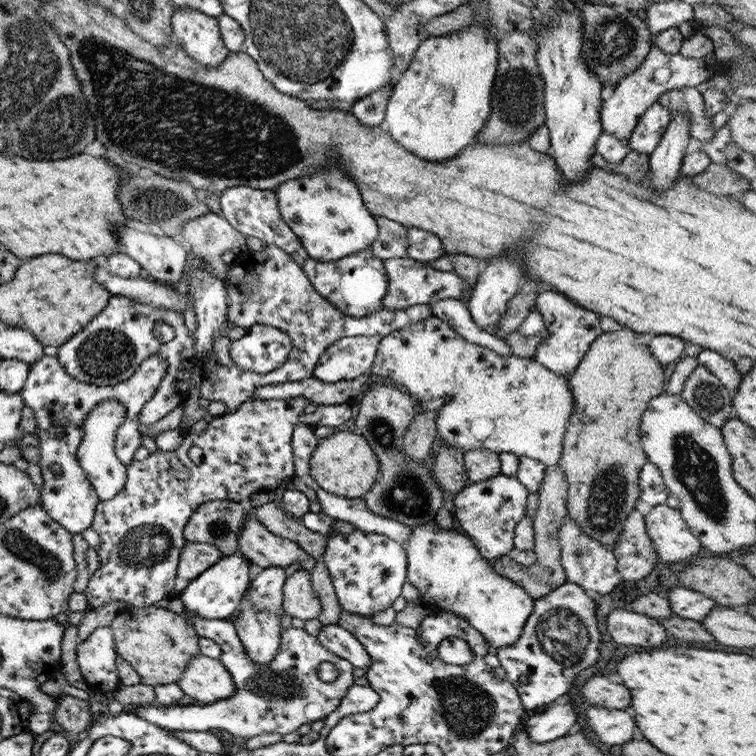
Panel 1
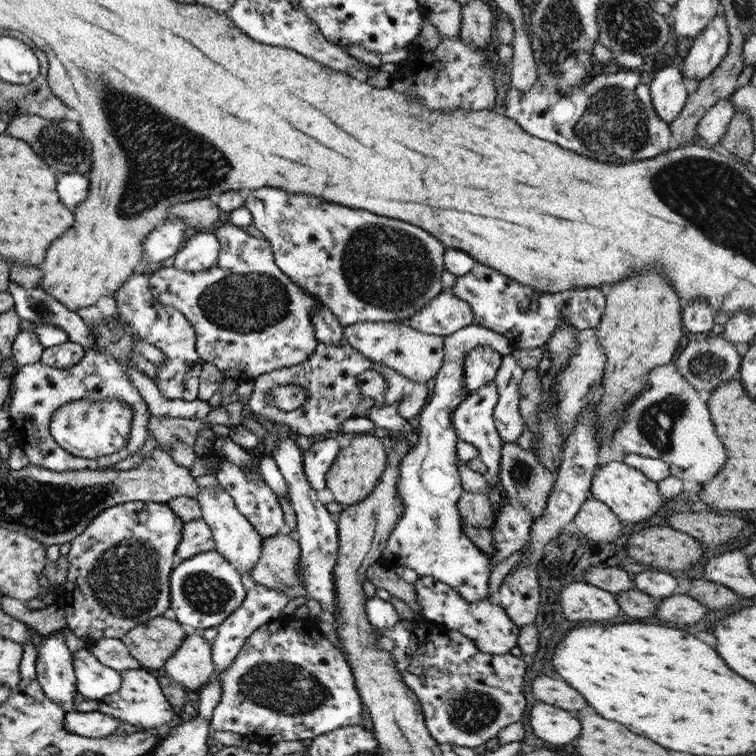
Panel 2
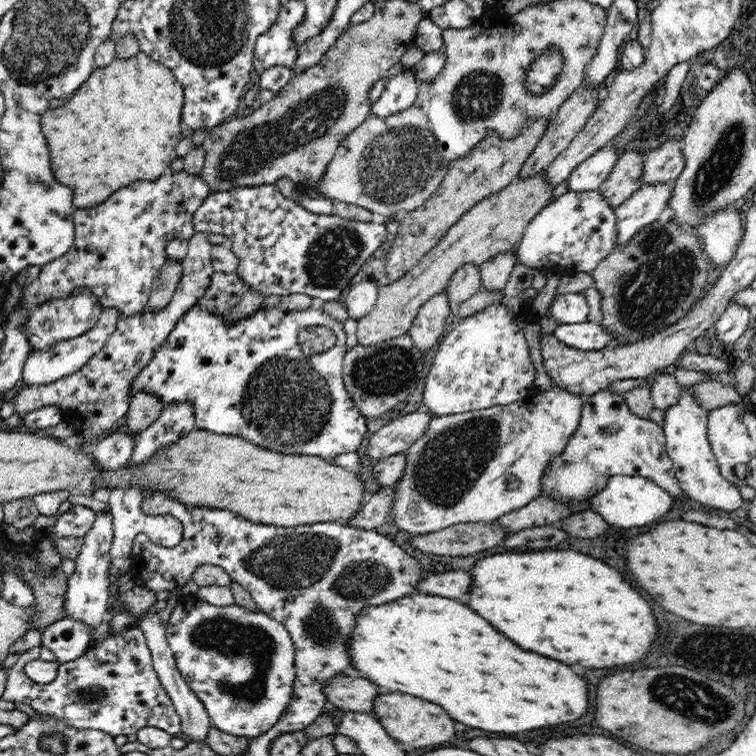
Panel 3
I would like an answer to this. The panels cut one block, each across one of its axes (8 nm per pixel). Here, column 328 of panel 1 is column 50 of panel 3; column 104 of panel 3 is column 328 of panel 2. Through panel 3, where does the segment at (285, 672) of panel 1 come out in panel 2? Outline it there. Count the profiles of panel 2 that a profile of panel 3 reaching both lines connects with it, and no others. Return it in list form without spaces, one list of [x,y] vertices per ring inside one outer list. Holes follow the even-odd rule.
[[[283,615],[258,626],[240,647],[233,662],[215,676],[220,680],[219,702],[212,710],[210,730],[241,734],[243,738],[271,748],[277,742],[313,740],[343,726],[361,723],[364,705],[356,693],[354,678],[344,655],[325,639],[308,618]]]

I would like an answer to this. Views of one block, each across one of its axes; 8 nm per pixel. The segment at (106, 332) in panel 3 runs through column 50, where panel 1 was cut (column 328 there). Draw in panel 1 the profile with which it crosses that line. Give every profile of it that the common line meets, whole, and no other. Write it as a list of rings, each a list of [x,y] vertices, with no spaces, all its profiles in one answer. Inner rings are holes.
[[[347,336],[322,350],[312,376],[318,381],[348,381],[367,374],[373,364],[379,336]]]

